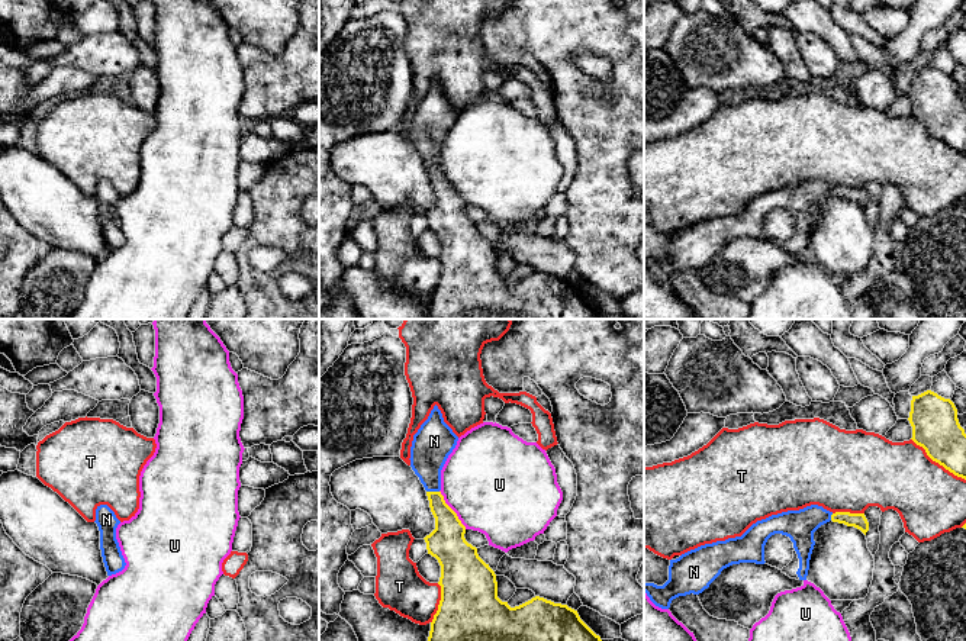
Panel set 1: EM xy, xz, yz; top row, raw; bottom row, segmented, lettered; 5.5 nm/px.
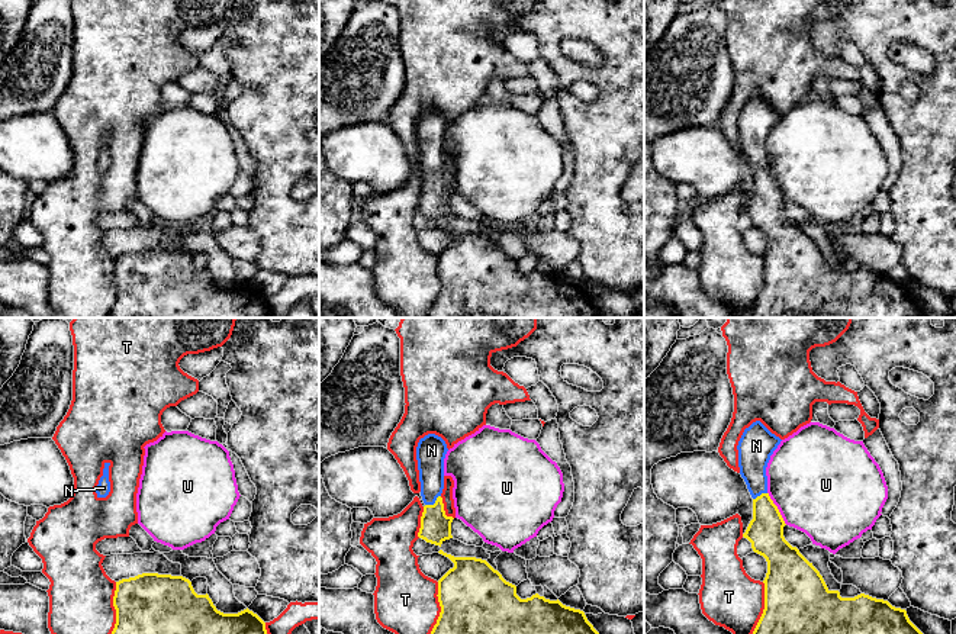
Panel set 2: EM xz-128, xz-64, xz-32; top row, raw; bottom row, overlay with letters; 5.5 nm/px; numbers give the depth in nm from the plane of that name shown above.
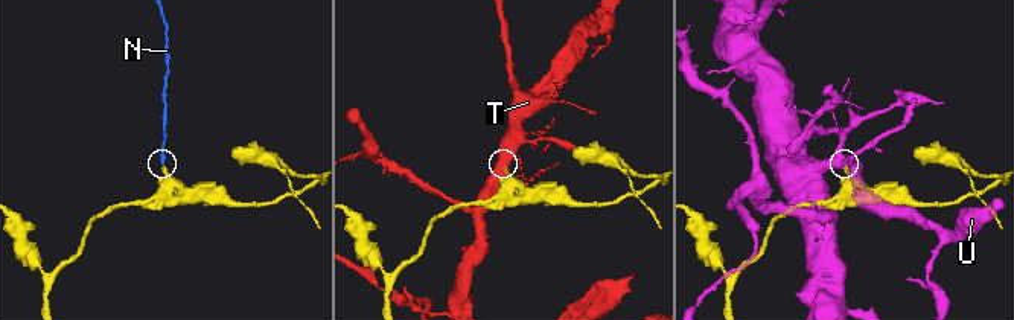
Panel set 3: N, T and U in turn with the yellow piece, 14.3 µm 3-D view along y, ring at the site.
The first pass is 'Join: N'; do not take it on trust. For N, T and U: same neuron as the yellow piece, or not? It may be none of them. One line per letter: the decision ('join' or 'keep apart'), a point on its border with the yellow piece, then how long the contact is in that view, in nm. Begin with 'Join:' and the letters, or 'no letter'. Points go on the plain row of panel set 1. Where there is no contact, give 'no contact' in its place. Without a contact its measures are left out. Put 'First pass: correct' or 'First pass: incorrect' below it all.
Join: N
N: join; contact xz (432, 167); length 70 nm
T: keep apart; contact yz (937, 137); length 380 nm
U: keep apart; contact xz (451, 184); length 260 nm
First pass: correct

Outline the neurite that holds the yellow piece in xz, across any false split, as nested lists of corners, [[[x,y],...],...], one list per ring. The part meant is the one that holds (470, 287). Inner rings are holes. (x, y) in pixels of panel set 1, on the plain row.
[[[435,80],[413,110],[410,122],[410,142],[426,165],[435,193],[435,204],[424,215],[428,229],[435,232],[441,241],[438,257],[441,276],[431,297],[426,319],[602,319],[600,312],[580,294],[577,286],[567,280],[535,271],[511,283],[508,277],[498,273],[495,247],[479,232],[477,223],[466,216],[466,202],[439,167],[441,145],[457,116],[458,112],[444,97],[442,88]]]

